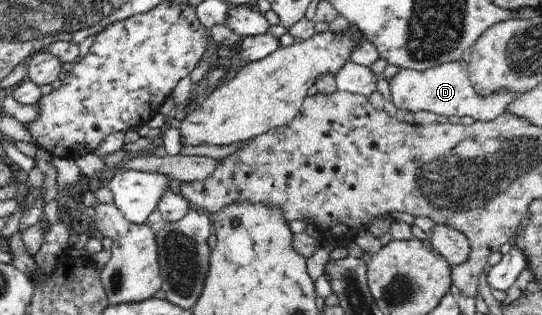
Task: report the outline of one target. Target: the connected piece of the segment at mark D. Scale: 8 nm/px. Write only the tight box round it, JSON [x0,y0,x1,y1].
[389,60,521,122]

